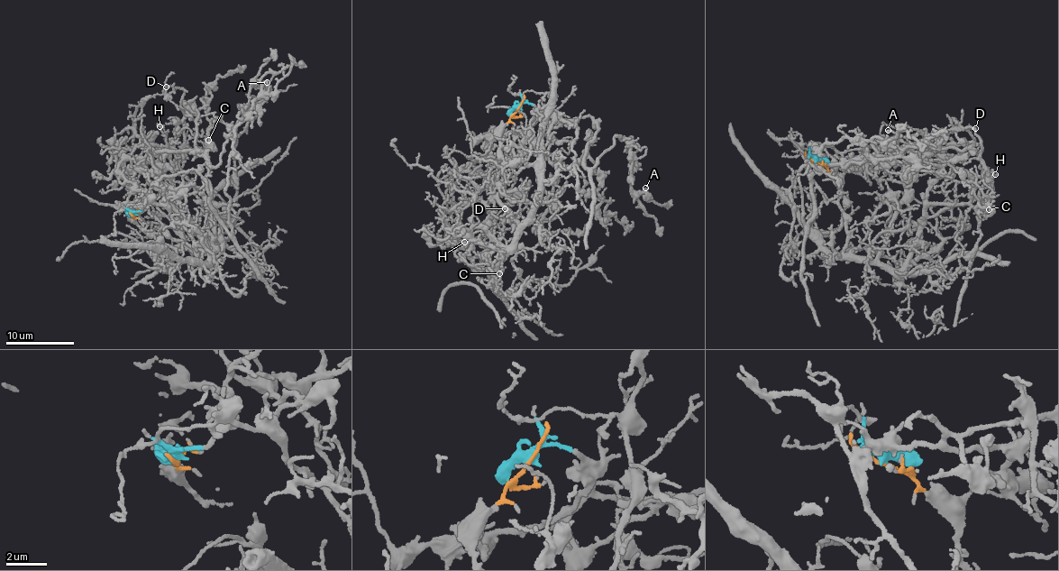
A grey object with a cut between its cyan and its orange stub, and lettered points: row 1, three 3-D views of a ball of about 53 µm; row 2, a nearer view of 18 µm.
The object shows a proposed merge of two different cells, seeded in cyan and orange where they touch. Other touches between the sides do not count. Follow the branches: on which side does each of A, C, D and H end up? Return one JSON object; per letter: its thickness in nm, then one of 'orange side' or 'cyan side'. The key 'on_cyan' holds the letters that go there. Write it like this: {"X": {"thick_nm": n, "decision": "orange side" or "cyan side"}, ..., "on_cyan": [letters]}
{"A": {"thick_nm": 180, "decision": "cyan side"}, "C": {"thick_nm": 150, "decision": "orange side"}, "D": {"thick_nm": 160, "decision": "orange side"}, "H": {"thick_nm": 120, "decision": "orange side"}, "on_cyan": ["A"]}

